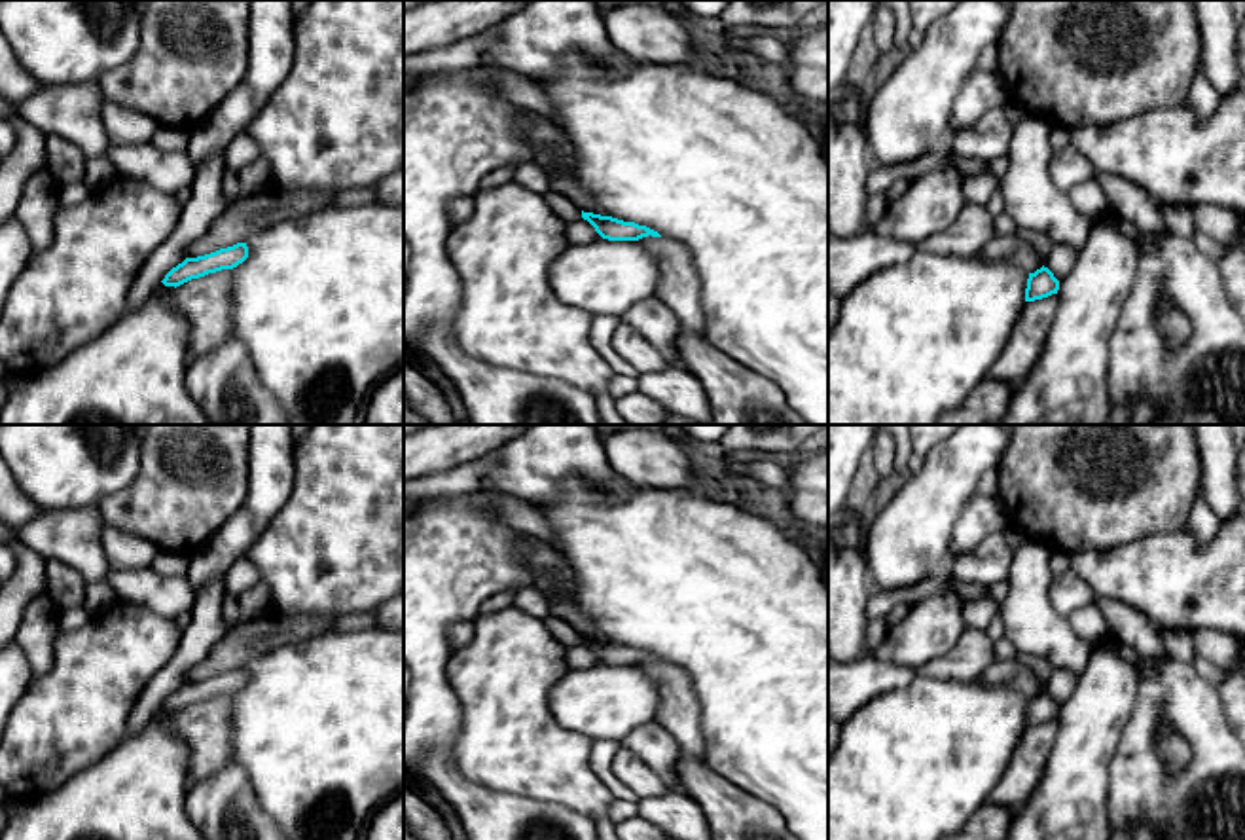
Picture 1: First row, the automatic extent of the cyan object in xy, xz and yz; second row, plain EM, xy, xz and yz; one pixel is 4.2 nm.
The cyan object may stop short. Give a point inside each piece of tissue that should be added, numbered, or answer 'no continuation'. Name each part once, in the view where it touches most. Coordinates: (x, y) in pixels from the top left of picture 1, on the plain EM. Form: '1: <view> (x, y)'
no continuation

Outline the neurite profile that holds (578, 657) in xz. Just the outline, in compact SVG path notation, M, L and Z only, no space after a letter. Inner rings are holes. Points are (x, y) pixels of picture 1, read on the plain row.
M584 643L568 647L565 658L570 669L586 669L603 664Z

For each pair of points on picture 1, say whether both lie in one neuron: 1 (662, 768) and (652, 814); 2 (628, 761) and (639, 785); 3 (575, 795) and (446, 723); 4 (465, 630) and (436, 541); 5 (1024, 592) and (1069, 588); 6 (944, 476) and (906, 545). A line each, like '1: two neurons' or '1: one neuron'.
1: two neurons
2: one neuron
3: two neurons
4: two neurons
5: two neurons
6: one neuron

